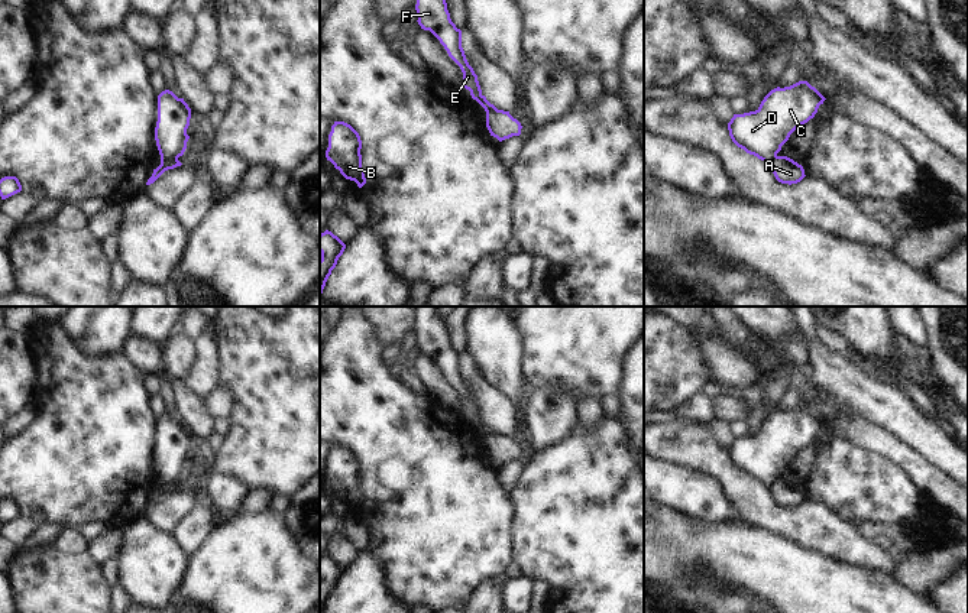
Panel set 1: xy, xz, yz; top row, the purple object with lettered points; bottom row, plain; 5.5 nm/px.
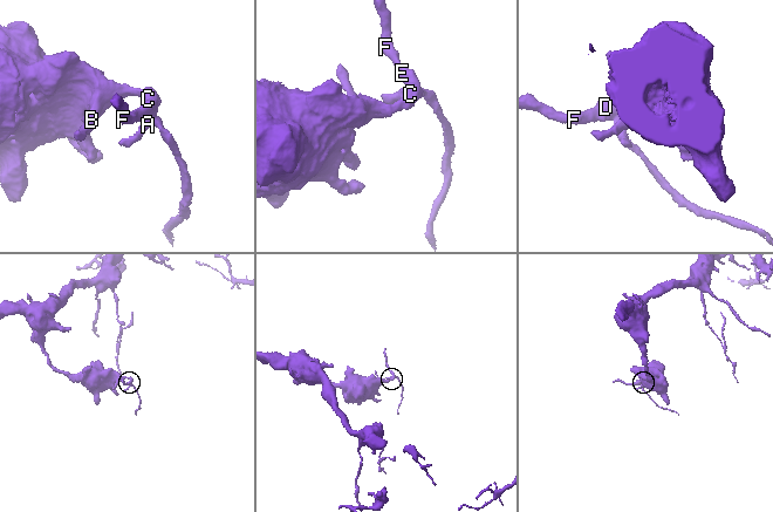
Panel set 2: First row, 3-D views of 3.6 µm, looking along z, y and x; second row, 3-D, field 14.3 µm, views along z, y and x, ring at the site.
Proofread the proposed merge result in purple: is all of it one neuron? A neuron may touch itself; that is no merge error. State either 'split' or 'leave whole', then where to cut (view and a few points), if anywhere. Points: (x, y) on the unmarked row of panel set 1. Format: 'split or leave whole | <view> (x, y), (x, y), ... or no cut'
split | xy (177, 482), (161, 486)

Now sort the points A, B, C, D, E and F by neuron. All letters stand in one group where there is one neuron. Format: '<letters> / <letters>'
A / B C D E F

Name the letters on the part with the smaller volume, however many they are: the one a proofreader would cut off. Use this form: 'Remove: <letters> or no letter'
Remove: A

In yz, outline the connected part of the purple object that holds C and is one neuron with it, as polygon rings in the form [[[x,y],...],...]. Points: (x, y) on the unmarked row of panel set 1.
[[[807,405],[777,411],[755,435],[734,438],[729,460],[738,471],[771,489],[790,458],[813,442],[825,424]]]

